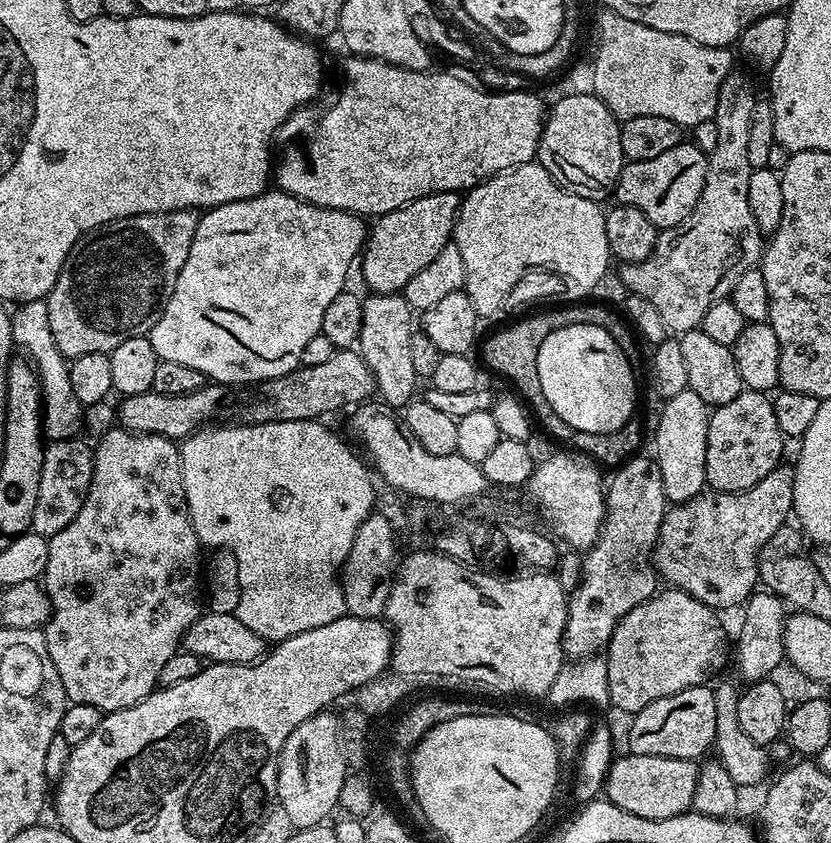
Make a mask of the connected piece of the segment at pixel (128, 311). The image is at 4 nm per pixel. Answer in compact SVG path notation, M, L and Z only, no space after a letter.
M193 209L174 210L173 212L155 212L154 214L138 214L137 216L127 216L121 220L112 220L109 224L104 224L100 228L88 232L70 250L58 278L54 282L52 289L48 291L47 301L50 310L50 334L54 334L54 342L58 342L58 350L69 361L77 360L82 354L94 354L95 352L111 353L126 338L138 338L147 336L155 326L162 313L170 294L174 294L174 282L178 282L178 274L182 274L182 265L186 262L186 254L190 254L190 242L194 242L194 230L198 230L200 216Z

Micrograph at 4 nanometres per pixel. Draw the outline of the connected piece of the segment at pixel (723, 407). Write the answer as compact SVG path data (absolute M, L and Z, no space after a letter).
M742 390L738 398L717 404L708 417L706 438L706 484L713 492L750 490L781 467L786 438L778 430L771 399L762 392Z

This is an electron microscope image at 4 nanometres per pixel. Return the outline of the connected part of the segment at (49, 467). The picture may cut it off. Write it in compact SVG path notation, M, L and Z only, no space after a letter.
M75 436L70 439L53 440L44 450L42 474L39 478L38 501L34 506L31 531L45 538L58 533L77 517L93 480L95 451Z

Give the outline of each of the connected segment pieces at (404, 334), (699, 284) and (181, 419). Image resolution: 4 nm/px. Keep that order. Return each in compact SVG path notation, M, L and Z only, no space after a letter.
M395 292L369 295L362 306L358 351L366 366L370 366L370 374L376 383L375 391L381 396L379 399L388 406L403 406L417 395L418 377L414 362L410 359L410 338L414 331L412 316L414 317L414 309L404 301L403 295Z
M732 70L718 90L714 117L718 142L714 150L707 153L706 182L694 210L690 210L688 217L678 222L678 226L663 229L657 235L654 250L642 262L619 265L620 280L628 287L627 291L651 302L658 314L662 314L662 322L669 333L683 334L699 329L702 314L710 310L715 300L731 297L738 278L747 268L757 267L762 259L762 233L754 222L754 214L750 214L750 198L746 198L752 173L750 157L746 154L746 142L750 138L750 114L754 114L757 99L758 93L752 89L751 82L738 70Z
M206 382L198 390L194 390L194 394L158 394L150 391L125 396L119 401L121 404L118 424L131 432L158 434L180 442L193 432L201 431L209 423L207 420L224 404L224 392L225 385Z

